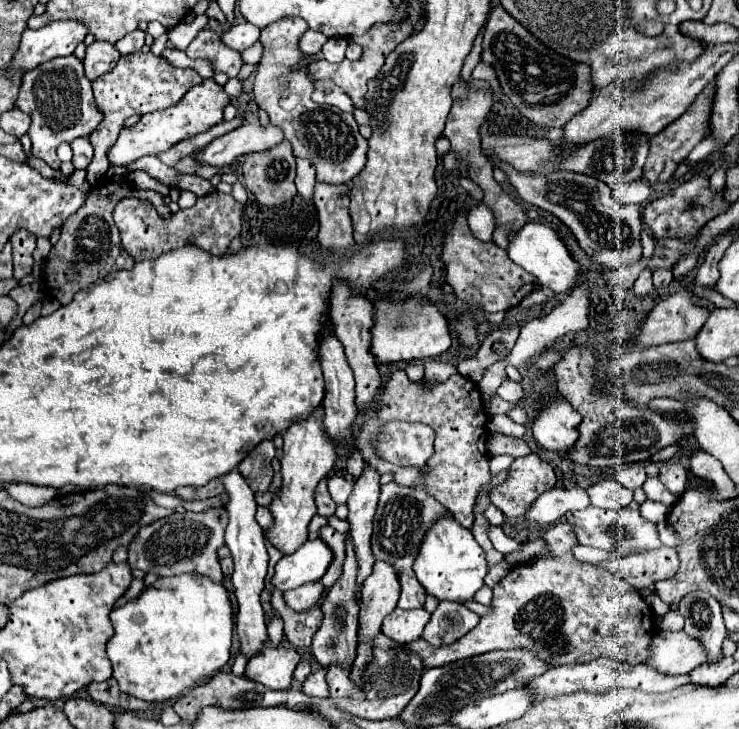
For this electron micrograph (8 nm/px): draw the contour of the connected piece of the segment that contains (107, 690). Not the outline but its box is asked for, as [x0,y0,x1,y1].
[87,678,157,710]

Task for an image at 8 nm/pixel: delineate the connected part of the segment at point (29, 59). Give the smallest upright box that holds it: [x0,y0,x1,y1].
[9,20,89,72]

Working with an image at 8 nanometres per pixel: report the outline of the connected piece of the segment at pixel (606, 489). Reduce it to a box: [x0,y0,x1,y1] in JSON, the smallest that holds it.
[587,478,633,510]

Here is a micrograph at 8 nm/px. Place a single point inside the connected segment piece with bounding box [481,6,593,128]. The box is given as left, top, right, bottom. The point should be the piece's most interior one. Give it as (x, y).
(529, 72)

